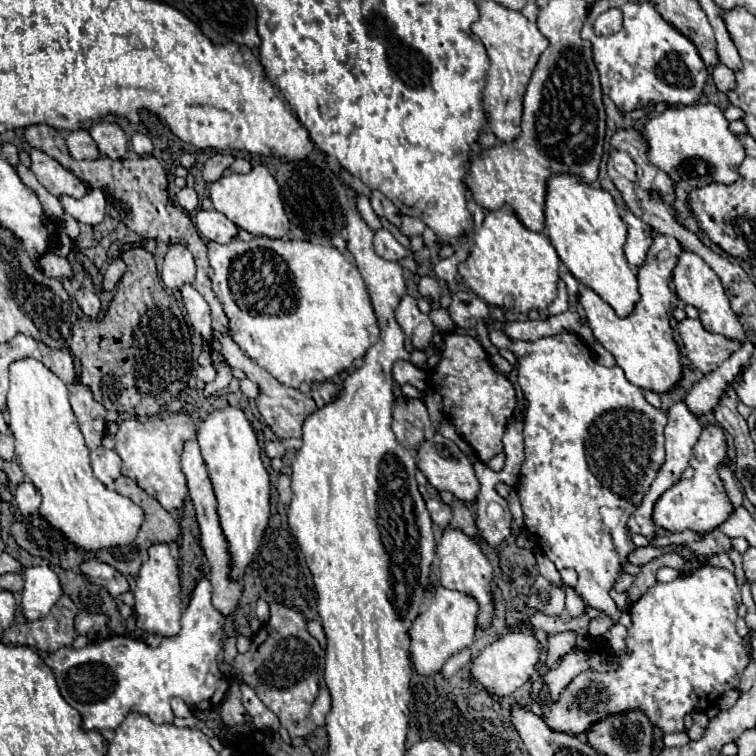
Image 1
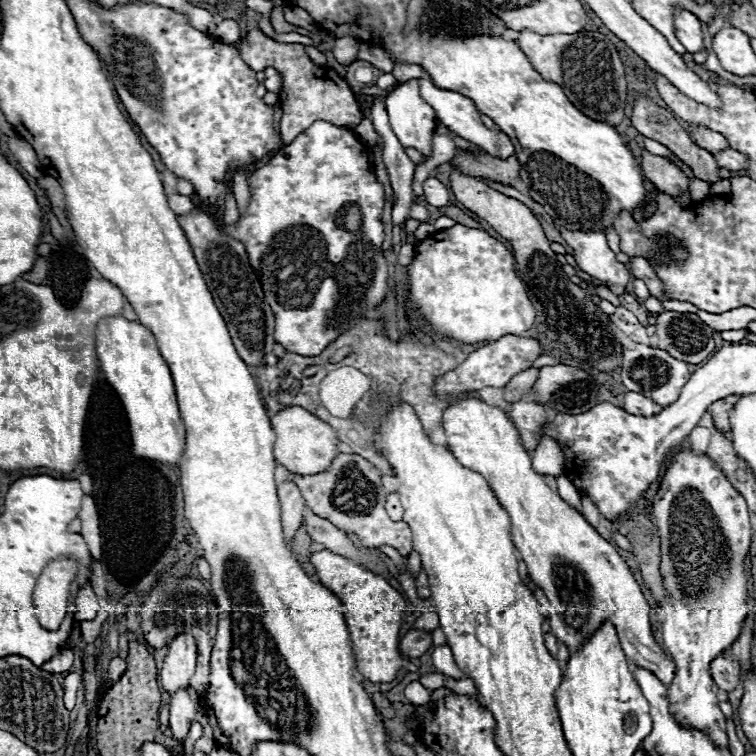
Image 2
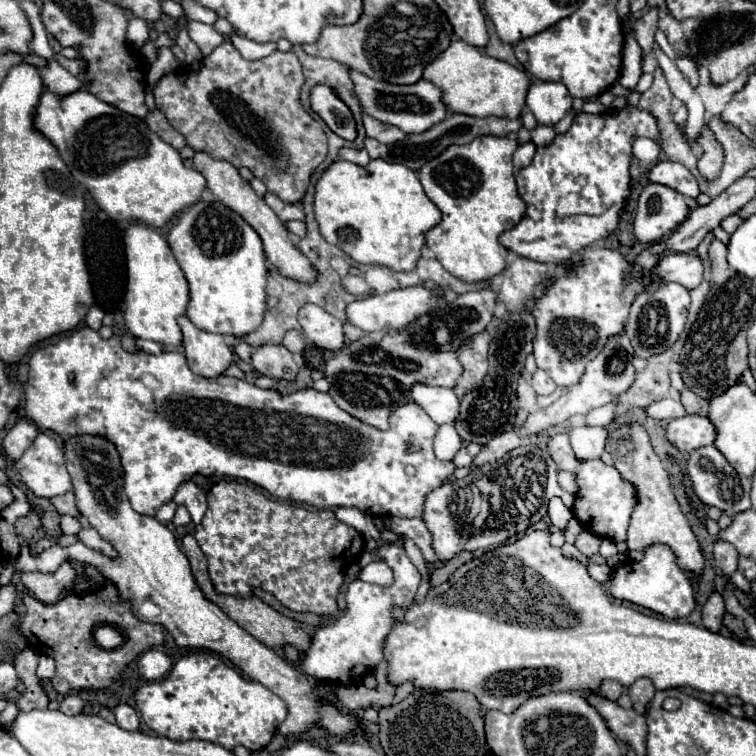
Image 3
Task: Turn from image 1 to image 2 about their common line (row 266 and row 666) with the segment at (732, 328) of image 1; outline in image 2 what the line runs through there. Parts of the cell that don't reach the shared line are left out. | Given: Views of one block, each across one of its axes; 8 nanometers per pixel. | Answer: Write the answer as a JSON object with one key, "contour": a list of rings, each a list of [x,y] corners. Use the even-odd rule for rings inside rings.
{"contour":[[[682,450],[674,456],[672,464],[668,466],[666,470],[666,476],[662,478],[662,484],[656,492],[656,498],[654,498],[654,504],[652,504],[652,516],[654,516],[654,522],[658,526],[658,534],[660,534],[660,574],[664,578],[664,590],[668,590],[668,606],[662,606],[662,640],[664,640],[664,646],[666,650],[670,652],[674,664],[676,664],[676,676],[670,684],[670,710],[672,714],[676,716],[676,720],[682,724],[682,726],[692,726],[692,728],[698,728],[702,732],[706,732],[716,746],[720,748],[728,748],[728,736],[726,736],[726,718],[724,714],[720,712],[718,708],[718,686],[714,684],[712,676],[710,676],[710,662],[714,658],[718,658],[724,650],[728,650],[734,640],[740,636],[740,630],[742,630],[742,622],[744,622],[744,616],[746,616],[746,610],[748,610],[748,552],[750,552],[750,544],[752,544],[752,526],[750,526],[750,514],[748,514],[748,504],[744,502],[744,498],[734,490],[734,486],[728,482],[728,478],[722,474],[722,470],[708,458],[708,456],[696,456],[694,452],[690,450]]]}

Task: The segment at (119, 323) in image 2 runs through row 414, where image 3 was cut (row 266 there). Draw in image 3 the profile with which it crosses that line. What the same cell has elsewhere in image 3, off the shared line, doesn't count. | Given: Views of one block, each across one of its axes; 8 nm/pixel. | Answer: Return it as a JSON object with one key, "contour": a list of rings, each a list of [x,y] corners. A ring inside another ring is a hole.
{"contour":[[[130,224],[124,236],[124,248],[128,280],[123,318],[127,331],[136,338],[154,340],[166,348],[182,346],[182,330],[176,320],[186,314],[190,290],[168,242],[164,240],[164,236],[144,224]]]}

